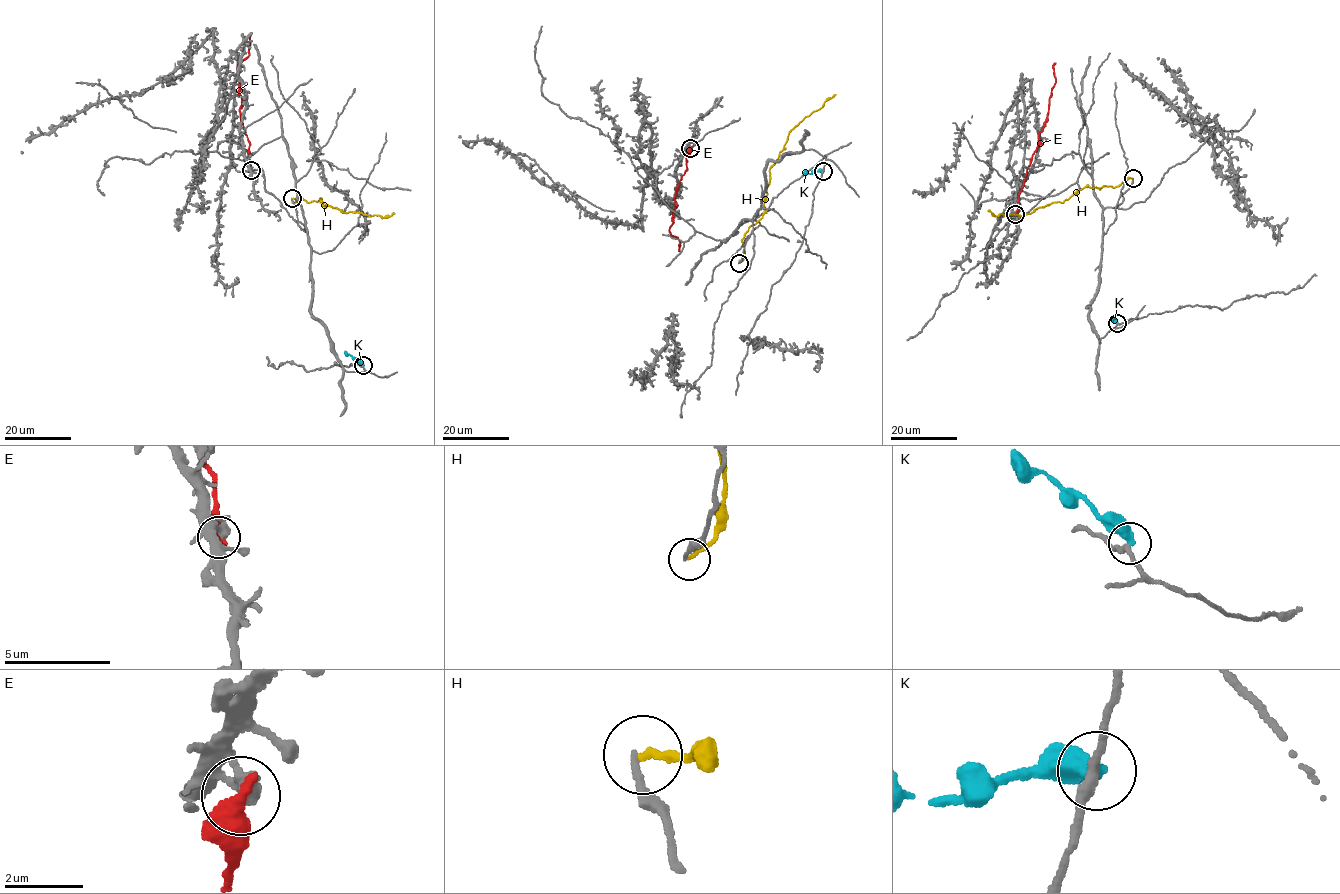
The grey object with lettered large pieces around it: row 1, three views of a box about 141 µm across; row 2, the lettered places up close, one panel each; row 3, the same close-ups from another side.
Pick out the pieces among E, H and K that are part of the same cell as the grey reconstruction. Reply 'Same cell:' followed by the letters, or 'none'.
Same cell: none

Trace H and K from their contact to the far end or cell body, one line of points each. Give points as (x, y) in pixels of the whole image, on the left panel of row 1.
H: (292, 198), (320, 199), (325, 207), (326, 203), (343, 212), (382, 218), (395, 213)
K: (363, 366), (345, 351)

